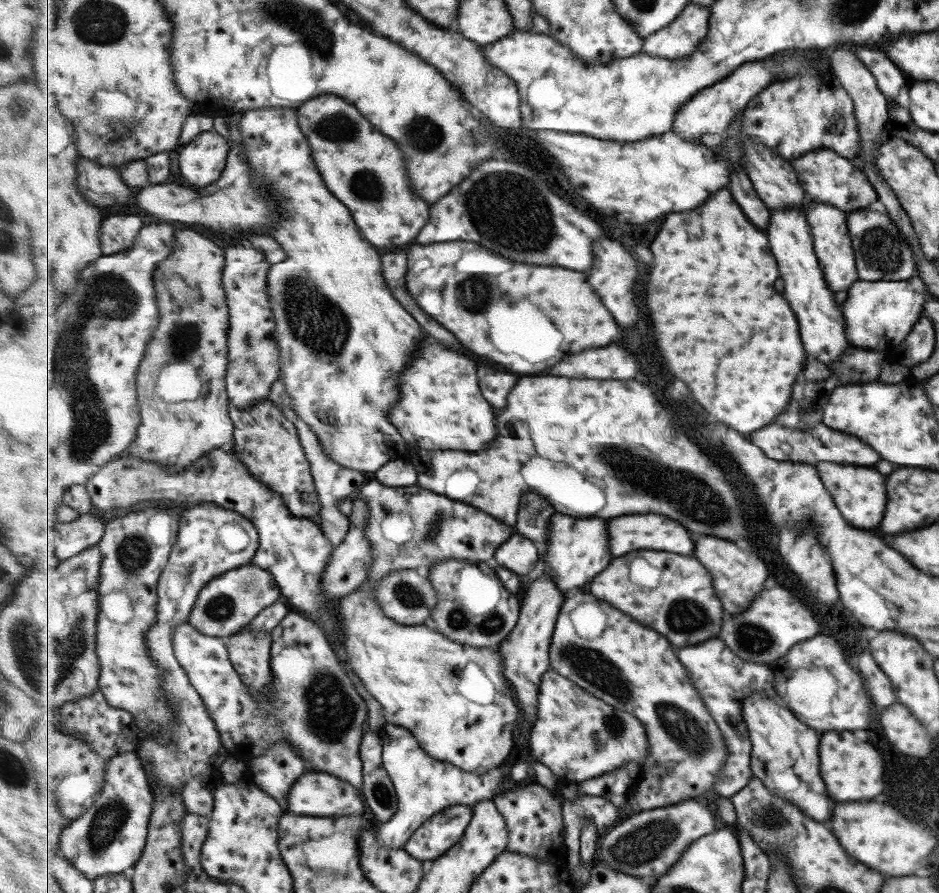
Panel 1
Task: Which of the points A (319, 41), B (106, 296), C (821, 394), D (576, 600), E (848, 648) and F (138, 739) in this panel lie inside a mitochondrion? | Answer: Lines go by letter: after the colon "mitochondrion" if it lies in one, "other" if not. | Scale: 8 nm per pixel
A: mitochondrion
B: mitochondrion
C: other
D: other
E: other
F: other

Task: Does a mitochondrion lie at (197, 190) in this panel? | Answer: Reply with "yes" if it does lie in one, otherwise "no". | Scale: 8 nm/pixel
no

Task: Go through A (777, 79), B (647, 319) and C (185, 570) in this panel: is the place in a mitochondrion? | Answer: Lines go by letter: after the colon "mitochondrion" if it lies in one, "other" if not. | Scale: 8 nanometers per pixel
A: other
B: other
C: mitochondrion

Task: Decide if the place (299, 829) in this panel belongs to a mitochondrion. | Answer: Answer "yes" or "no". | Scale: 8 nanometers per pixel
no

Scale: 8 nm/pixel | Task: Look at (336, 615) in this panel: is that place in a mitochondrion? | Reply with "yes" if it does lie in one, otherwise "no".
no

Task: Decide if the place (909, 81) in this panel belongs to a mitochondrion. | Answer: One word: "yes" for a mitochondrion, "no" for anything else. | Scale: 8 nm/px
no

